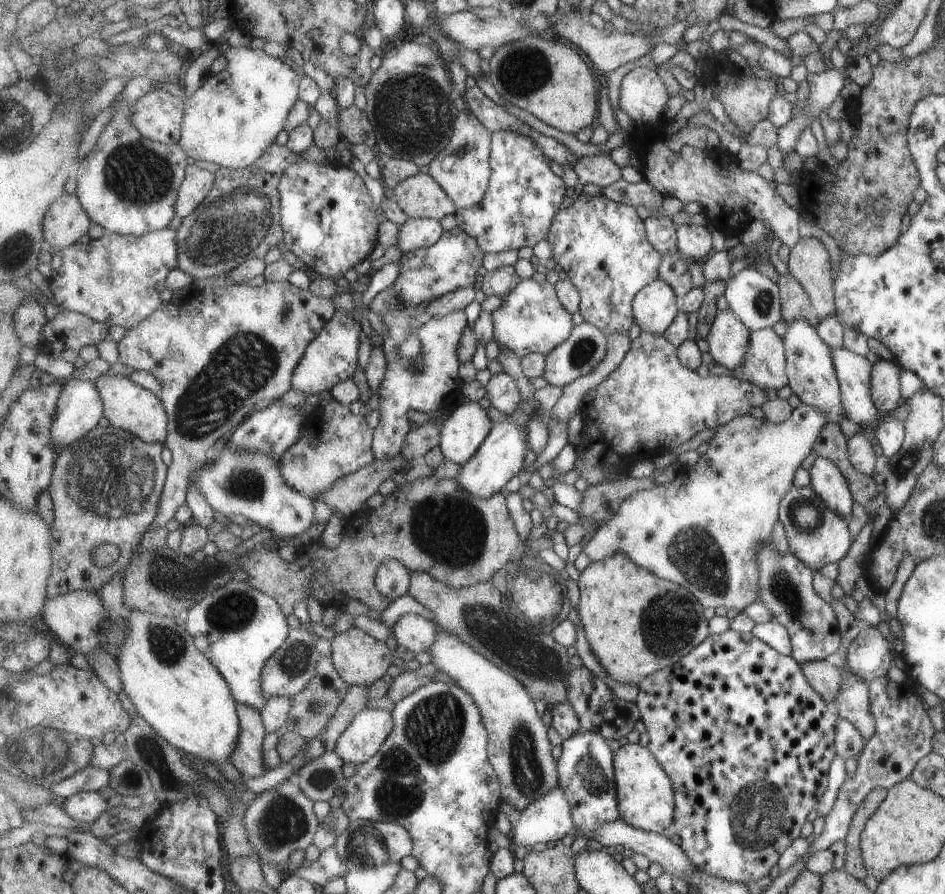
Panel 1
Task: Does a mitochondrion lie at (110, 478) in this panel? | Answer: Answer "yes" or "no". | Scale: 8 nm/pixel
yes

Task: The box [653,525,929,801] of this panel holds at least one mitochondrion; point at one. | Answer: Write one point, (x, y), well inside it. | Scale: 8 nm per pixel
(783, 589)

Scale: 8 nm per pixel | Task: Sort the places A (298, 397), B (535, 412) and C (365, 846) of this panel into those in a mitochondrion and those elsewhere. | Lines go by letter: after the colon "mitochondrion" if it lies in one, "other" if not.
A: other
B: other
C: mitochondrion

